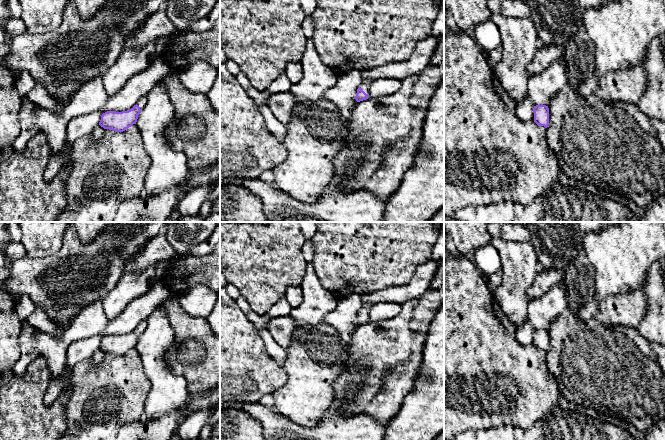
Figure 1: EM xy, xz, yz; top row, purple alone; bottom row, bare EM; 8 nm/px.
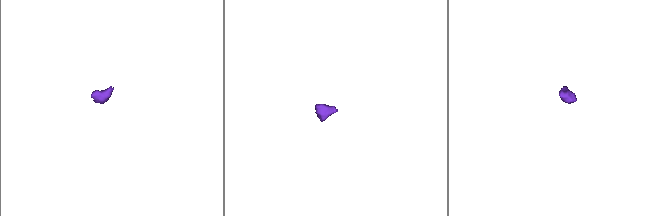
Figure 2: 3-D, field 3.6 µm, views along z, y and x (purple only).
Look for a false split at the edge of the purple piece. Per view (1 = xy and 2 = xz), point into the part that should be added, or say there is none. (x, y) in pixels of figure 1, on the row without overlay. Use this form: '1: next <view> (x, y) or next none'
1: next xy (141, 327)
2: next xz (421, 281)

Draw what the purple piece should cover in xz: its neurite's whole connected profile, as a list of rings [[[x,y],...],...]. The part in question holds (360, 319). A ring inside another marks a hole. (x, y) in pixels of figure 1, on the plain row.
[[[430,259],[417,266],[413,277],[407,284],[362,293],[363,305],[357,313],[356,325],[360,326],[369,322],[369,309],[378,302],[403,304],[422,296],[431,287],[437,268],[437,262]]]

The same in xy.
[[[142,321],[133,330],[133,332],[128,335],[107,335],[102,338],[99,349],[104,353],[113,354],[115,356],[123,356],[133,348],[136,348],[138,339],[146,330],[146,327],[147,322]]]

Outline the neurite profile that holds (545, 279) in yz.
[[[540,268],[533,284],[527,289],[527,295],[530,299],[544,296],[554,285],[563,281],[564,272],[555,269]]]

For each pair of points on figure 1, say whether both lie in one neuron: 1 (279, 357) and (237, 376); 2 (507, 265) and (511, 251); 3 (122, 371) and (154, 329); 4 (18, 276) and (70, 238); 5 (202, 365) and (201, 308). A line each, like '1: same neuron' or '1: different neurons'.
1: different neurons
2: same neuron
3: different neurons
4: same neuron
5: same neuron

